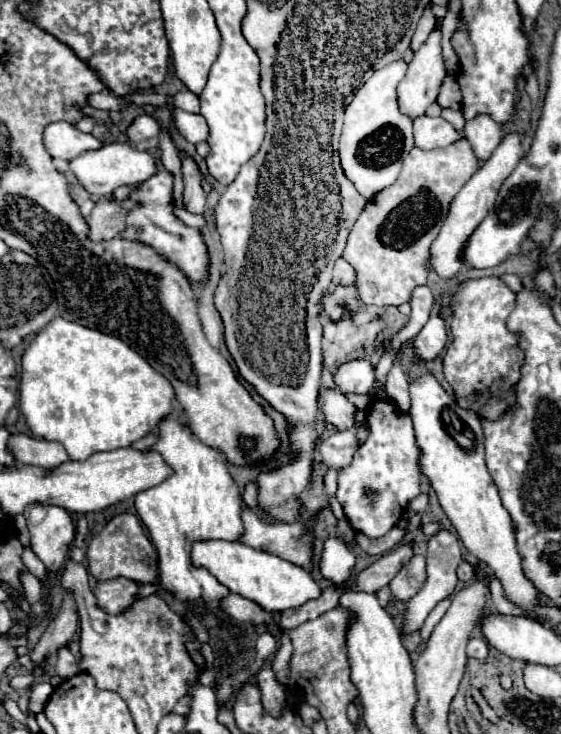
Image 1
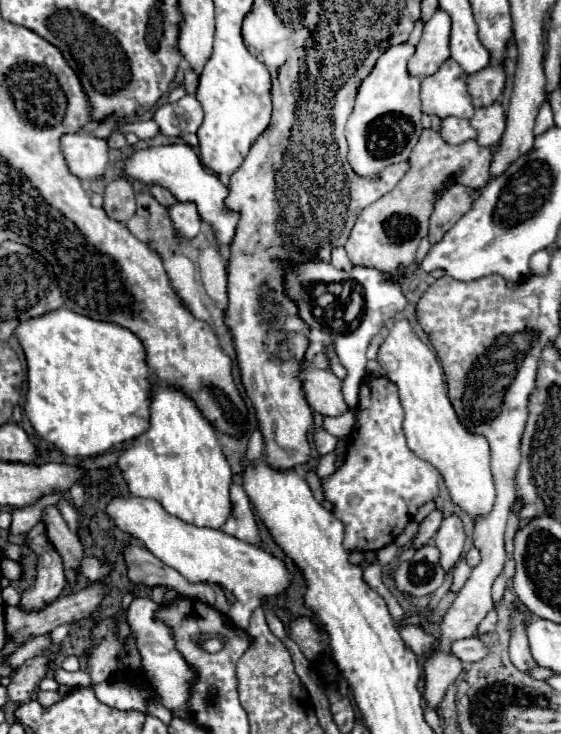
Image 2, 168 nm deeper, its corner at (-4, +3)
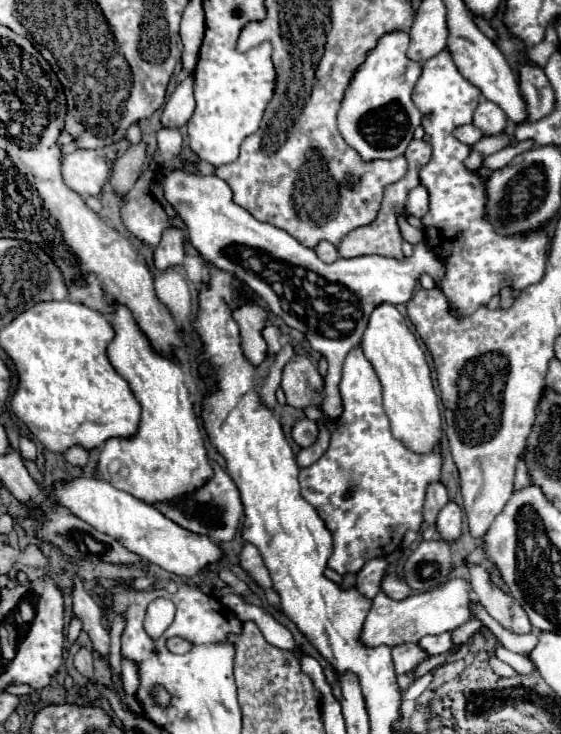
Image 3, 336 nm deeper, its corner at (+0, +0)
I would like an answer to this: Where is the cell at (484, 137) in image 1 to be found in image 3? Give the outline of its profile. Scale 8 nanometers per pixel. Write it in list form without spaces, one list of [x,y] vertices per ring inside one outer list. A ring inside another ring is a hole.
[[[482,99],[480,105],[474,111],[474,121],[472,123],[482,131],[484,137],[492,137],[492,135],[498,135],[498,133],[504,131],[506,115],[496,103],[492,103],[488,99]]]

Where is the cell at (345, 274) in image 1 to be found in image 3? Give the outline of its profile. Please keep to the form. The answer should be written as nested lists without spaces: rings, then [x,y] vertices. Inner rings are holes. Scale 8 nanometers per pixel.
[[[322,241],[318,247],[316,247],[316,253],[318,257],[324,261],[324,263],[334,263],[340,255],[338,255],[338,249],[332,245],[332,243],[326,243]]]

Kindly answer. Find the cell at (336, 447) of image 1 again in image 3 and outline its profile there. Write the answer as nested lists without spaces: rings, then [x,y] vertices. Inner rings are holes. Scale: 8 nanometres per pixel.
[[[302,419],[302,421],[298,421],[298,423],[294,425],[292,437],[296,439],[296,443],[298,443],[300,447],[310,447],[310,445],[314,445],[316,439],[318,439],[318,425],[316,425],[314,421],[310,421],[310,419]]]

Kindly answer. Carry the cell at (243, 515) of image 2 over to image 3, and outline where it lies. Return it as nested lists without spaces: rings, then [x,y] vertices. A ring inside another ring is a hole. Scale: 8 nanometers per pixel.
[[[212,463],[212,467],[214,467],[214,477],[204,487],[200,487],[198,491],[194,491],[192,495],[188,495],[174,507],[156,505],[156,509],[160,509],[164,515],[168,515],[180,527],[184,527],[192,533],[208,535],[212,541],[222,543],[222,541],[232,541],[236,537],[238,525],[240,525],[240,511],[244,511],[244,509],[242,509],[238,487],[230,479],[230,475],[218,463]]]

